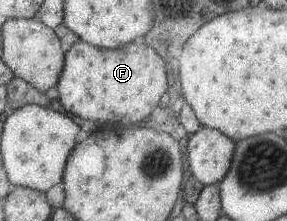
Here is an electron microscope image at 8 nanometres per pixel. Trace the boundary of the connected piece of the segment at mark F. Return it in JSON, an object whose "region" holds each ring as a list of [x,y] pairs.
{"region":[[[80,40],[66,53],[66,65],[58,85],[60,104],[67,112],[92,121],[137,125],[154,113],[161,97],[169,92],[169,71],[164,58],[151,46],[129,43],[119,49],[105,50]]]}

